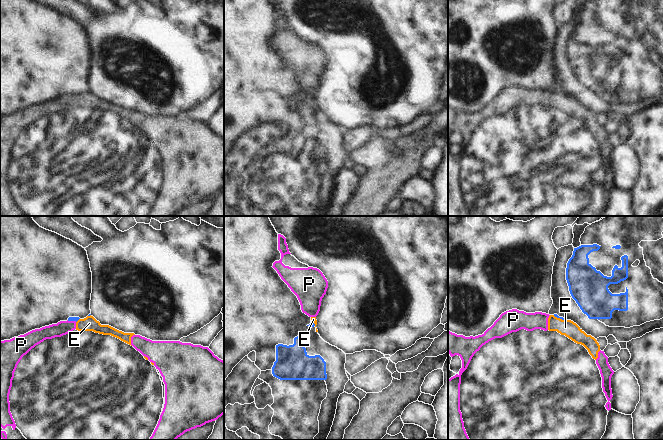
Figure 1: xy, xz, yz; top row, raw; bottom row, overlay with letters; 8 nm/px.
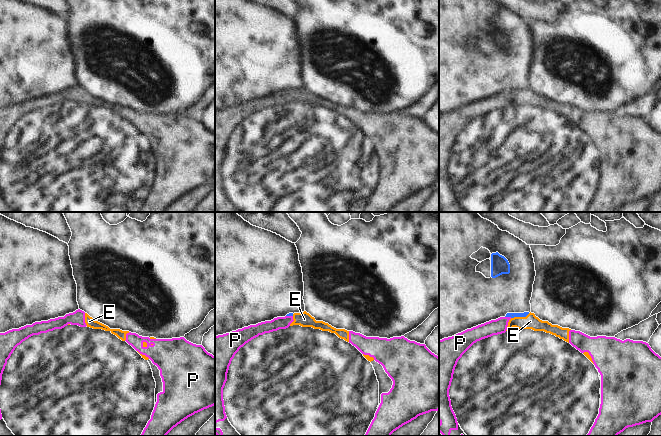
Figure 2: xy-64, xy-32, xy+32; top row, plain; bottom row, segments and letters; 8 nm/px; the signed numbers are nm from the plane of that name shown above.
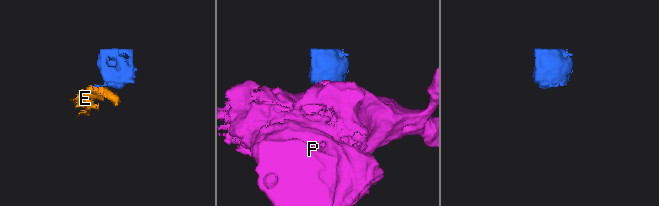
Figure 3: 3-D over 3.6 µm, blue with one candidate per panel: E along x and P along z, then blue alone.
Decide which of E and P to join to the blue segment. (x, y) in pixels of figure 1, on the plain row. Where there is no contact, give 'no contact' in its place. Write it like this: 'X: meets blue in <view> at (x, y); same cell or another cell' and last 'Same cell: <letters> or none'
E: meets blue in yz at (559, 93); another cell
P: meets blue in xy at (72, 96); another cell
Same cell: none

